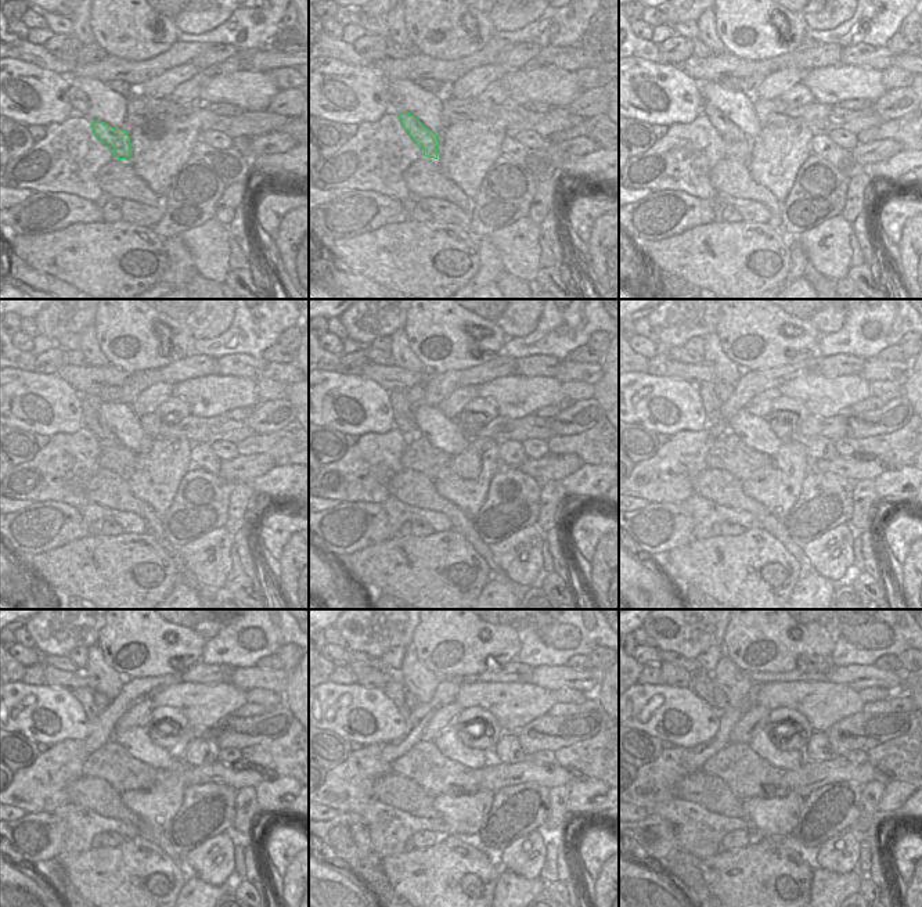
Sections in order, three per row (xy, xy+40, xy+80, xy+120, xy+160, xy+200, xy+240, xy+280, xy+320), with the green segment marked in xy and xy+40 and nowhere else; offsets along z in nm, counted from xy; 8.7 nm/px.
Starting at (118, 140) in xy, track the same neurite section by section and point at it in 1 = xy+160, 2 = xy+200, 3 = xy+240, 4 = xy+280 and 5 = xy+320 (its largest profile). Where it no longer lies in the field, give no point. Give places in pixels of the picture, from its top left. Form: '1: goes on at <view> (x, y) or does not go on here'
1: goes on at xy+160 (402, 407)
2: goes on at xy+200 (712, 405)
3: goes on at xy+240 (85, 695)
4: goes on at xy+280 (395, 691)
5: goes on at xy+320 (702, 683)

